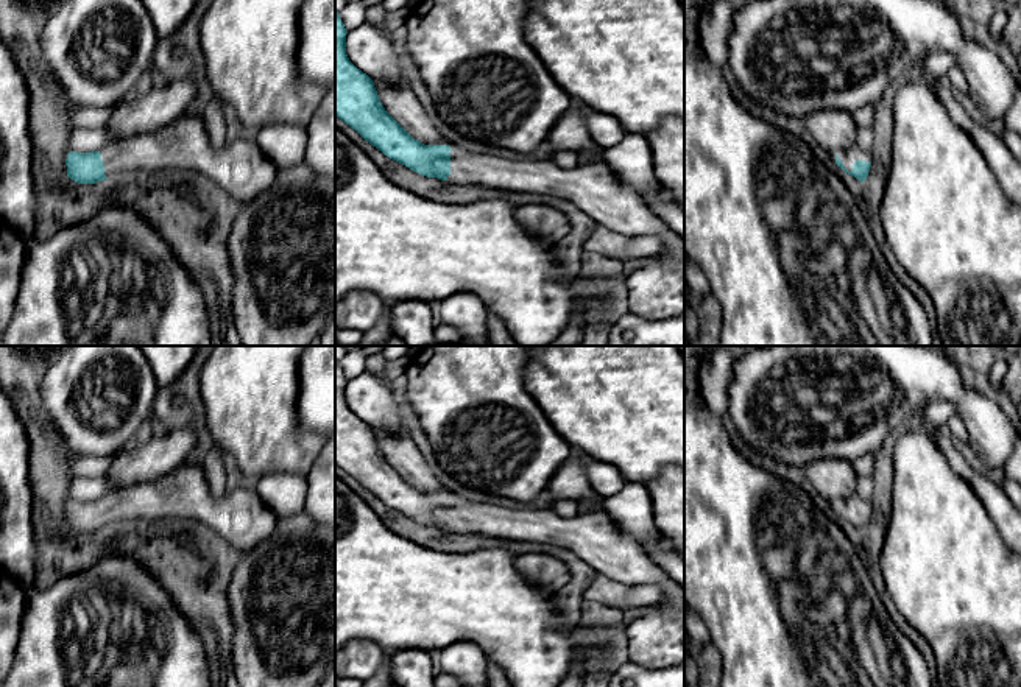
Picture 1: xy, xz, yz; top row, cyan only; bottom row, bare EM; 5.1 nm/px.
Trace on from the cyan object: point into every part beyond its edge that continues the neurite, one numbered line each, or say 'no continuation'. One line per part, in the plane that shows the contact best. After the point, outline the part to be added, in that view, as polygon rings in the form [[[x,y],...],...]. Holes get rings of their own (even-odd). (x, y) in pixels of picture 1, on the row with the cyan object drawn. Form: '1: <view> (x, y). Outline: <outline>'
1: yz (854, 153). Outline: [[[853,145],[846,151],[837,153],[837,157],[842,160],[843,168],[853,171],[853,164],[856,160],[871,162],[871,153],[860,150],[857,145]]]

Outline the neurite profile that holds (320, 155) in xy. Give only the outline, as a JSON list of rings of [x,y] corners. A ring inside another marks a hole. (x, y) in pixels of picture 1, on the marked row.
[[[335,86],[329,87],[307,123],[304,162],[315,171],[335,181]]]

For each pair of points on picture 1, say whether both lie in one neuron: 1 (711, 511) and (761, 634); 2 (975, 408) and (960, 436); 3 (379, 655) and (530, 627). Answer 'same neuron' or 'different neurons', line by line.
1: same neuron
2: different neurons
3: different neurons

